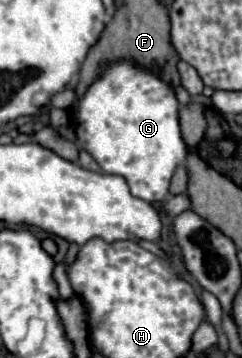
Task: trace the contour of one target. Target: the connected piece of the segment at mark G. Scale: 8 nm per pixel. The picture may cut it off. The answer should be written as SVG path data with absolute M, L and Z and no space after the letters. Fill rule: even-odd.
M111 63L77 105L77 143L103 169L127 181L131 195L155 203L169 197L169 181L187 157L173 89L135 63Z

